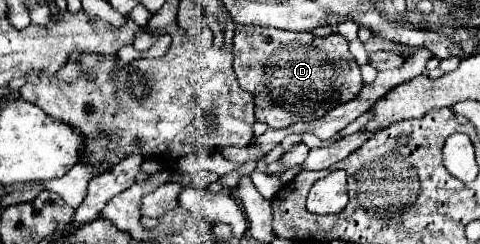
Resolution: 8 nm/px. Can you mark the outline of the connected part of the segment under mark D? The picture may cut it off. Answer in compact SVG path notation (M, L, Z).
M237 25L235 27L235 75L241 85L241 89L251 91L255 97L255 117L261 123L267 123L273 129L289 127L297 121L309 121L319 119L333 107L351 101L357 91L363 87L361 71L353 55L349 53L349 43L343 35L327 35L327 37L315 37L311 33L301 31L281 31L273 27L257 27L257 25Z

